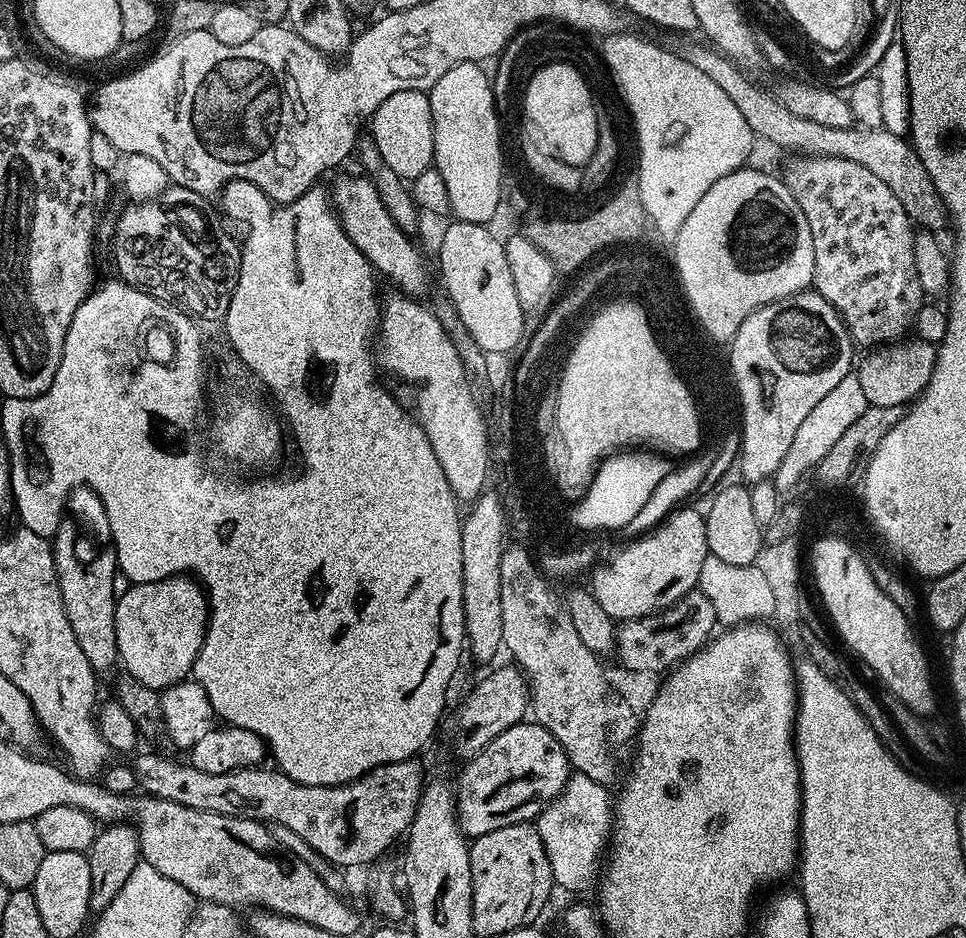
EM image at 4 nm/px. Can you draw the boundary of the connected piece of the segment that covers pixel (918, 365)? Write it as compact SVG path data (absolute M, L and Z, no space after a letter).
M919 338L899 340L879 345L868 356L864 357L856 368L856 375L861 383L862 394L869 405L888 407L905 405L919 395L921 389L932 377L933 364L936 361L935 345L928 344Z

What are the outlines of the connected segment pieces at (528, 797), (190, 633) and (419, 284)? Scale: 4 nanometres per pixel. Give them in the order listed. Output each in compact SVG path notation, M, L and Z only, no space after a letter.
M521 722L510 726L490 746L486 746L474 759L467 761L460 772L460 788L455 789L456 819L465 837L475 838L490 834L490 830L502 830L502 826L514 826L535 821L541 810L559 796L570 775L566 750L541 724Z
M187 574L171 576L158 582L132 584L125 592L123 589L119 593L114 626L118 638L119 663L124 664L123 671L143 686L163 690L171 684L189 679L196 667L196 659L202 650L202 642L208 629L208 598L199 583Z
M367 175L340 176L330 187L330 203L332 211L340 219L342 230L358 246L358 250L372 263L373 269L381 277L389 276L397 284L401 293L413 298L428 288L428 268L420 257L418 249L412 245L407 231L399 228L390 218L378 190Z

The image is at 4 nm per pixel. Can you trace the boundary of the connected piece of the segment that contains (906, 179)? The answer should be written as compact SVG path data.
M688 38L678 47L678 55L690 66L702 70L710 82L715 82L717 86L726 93L726 98L738 106L738 111L742 113L742 118L746 118L746 126L750 126L753 137L769 140L772 144L777 144L780 148L790 148L793 152L805 155L821 155L846 158L847 161L865 166L872 174L885 182L890 187L890 192L894 194L898 202L902 203L902 208L906 210L909 219L919 227L933 232L945 224L948 216L940 196L936 192L935 186L929 182L925 167L922 166L915 149L911 143L902 136L890 134L884 129L851 127L830 127L816 122L810 122L798 116L792 116L786 106L782 106L775 95L763 92L746 73L743 67L737 66L729 60L723 53L717 52L714 48L705 44L691 44Z

